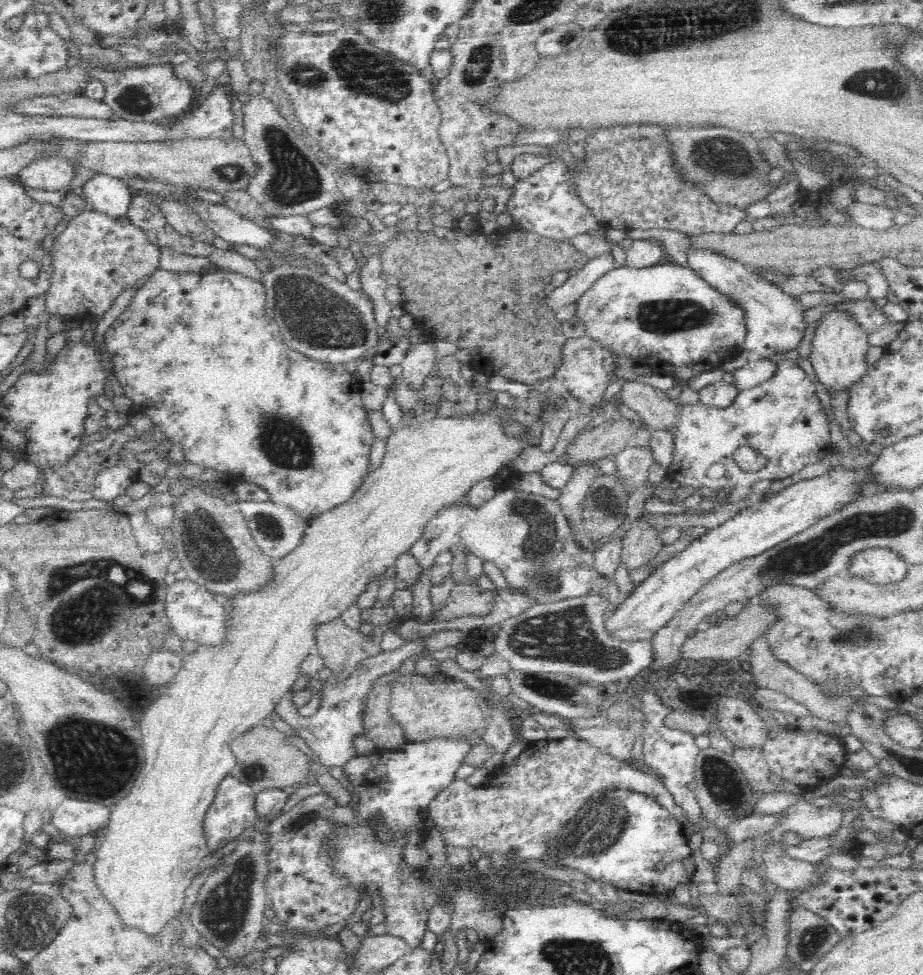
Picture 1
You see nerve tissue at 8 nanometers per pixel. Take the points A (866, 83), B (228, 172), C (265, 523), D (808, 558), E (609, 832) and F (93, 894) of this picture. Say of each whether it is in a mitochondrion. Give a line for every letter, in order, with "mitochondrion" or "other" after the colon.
A: mitochondrion
B: mitochondrion
C: mitochondrion
D: mitochondrion
E: mitochondrion
F: other

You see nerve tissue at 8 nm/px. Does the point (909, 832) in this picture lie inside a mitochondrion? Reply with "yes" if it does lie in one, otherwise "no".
no

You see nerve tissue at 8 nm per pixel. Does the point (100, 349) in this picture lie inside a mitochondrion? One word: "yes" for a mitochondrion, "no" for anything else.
no

